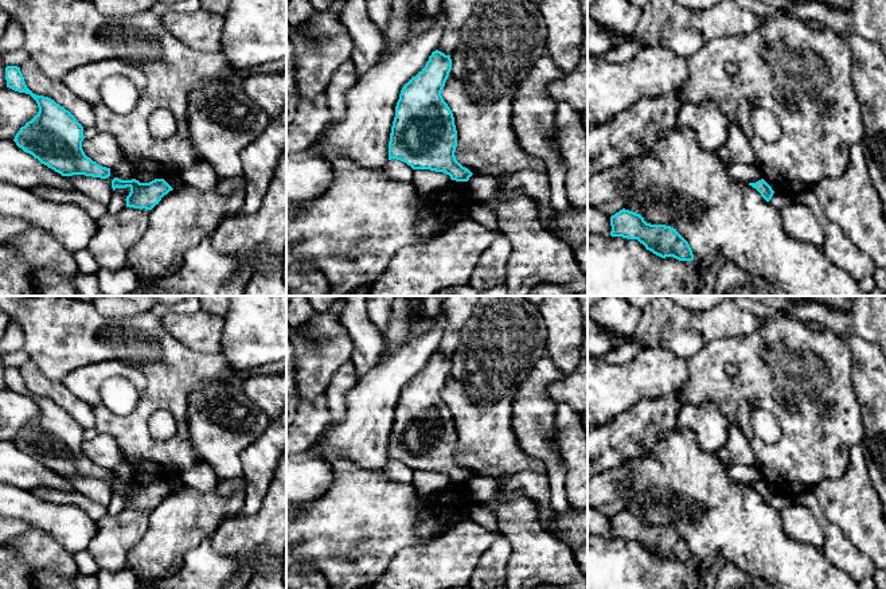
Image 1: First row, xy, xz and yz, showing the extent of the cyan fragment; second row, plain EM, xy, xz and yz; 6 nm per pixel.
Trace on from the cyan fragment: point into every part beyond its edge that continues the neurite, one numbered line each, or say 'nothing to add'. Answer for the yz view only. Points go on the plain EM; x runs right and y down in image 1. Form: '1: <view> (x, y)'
nothing to add

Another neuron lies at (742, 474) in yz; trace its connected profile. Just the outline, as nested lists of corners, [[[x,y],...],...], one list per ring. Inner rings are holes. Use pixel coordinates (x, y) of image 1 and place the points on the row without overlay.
[[[727,446],[718,449],[717,452],[714,452],[714,455],[722,461],[729,477],[733,479],[734,481],[749,485],[764,480],[757,465],[748,467],[748,465],[734,463],[731,460]]]

